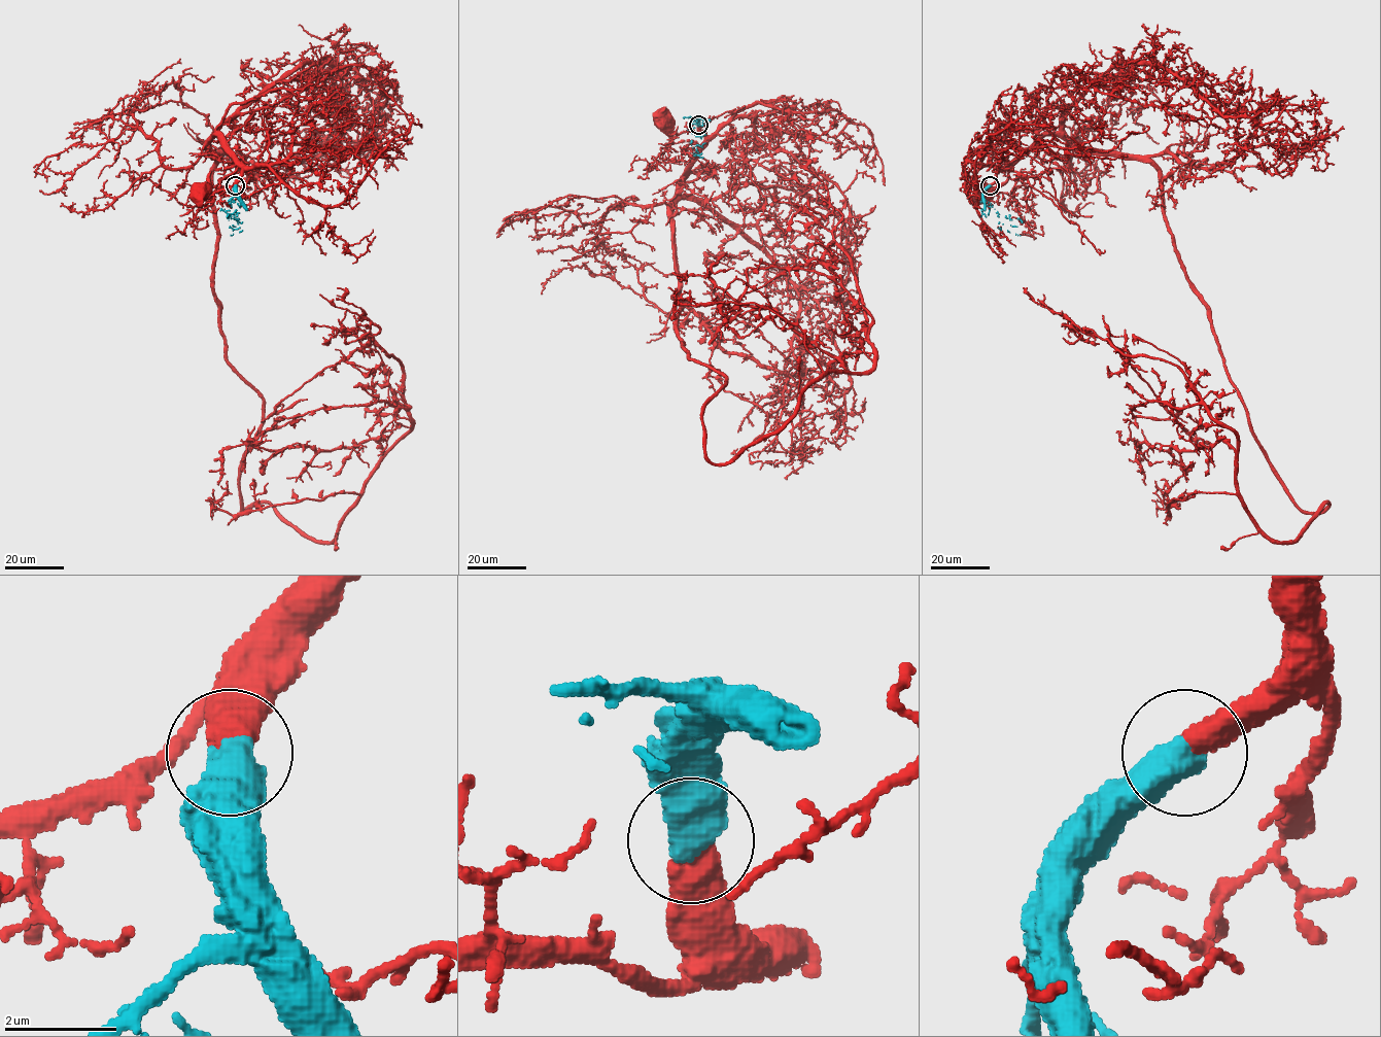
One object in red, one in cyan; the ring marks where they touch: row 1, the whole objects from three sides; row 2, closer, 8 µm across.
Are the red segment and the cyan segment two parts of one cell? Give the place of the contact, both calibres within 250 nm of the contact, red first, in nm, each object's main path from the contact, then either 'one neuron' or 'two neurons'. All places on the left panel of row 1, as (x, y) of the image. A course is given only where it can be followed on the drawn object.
at (235, 185); 550 nm thick on the red side, 700 nm on the other; red runs (235, 185), (241, 172), (237, 165), (211, 172), (209, 191), (200, 194); cyan runs (235, 185), (240, 205), (236, 210), (233, 235); one neuron

